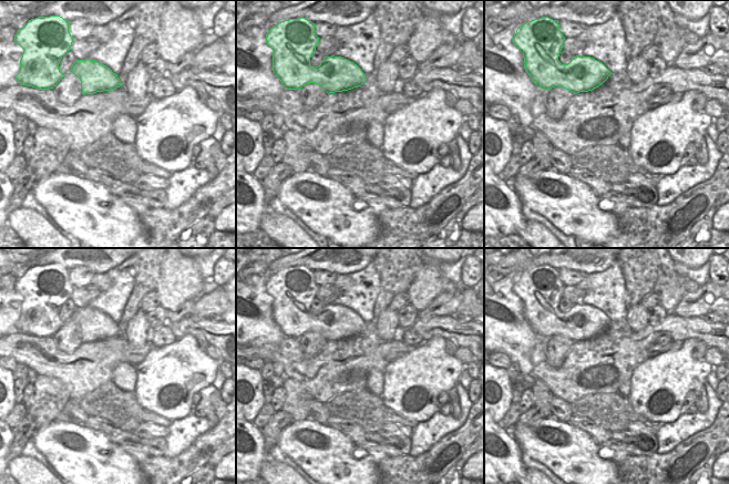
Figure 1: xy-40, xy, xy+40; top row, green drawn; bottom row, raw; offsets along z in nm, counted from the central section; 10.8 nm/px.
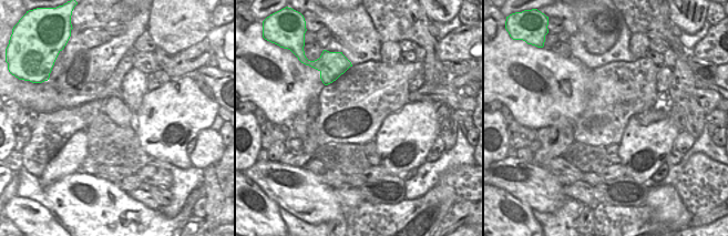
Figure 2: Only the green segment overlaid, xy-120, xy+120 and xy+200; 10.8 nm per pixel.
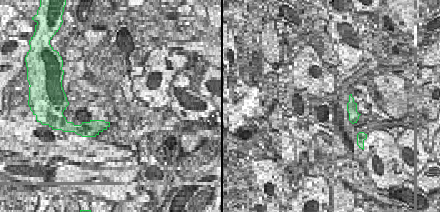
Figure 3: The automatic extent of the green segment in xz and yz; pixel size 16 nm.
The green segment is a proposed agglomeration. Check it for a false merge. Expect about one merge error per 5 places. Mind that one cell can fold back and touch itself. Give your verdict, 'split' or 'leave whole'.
leave whole

